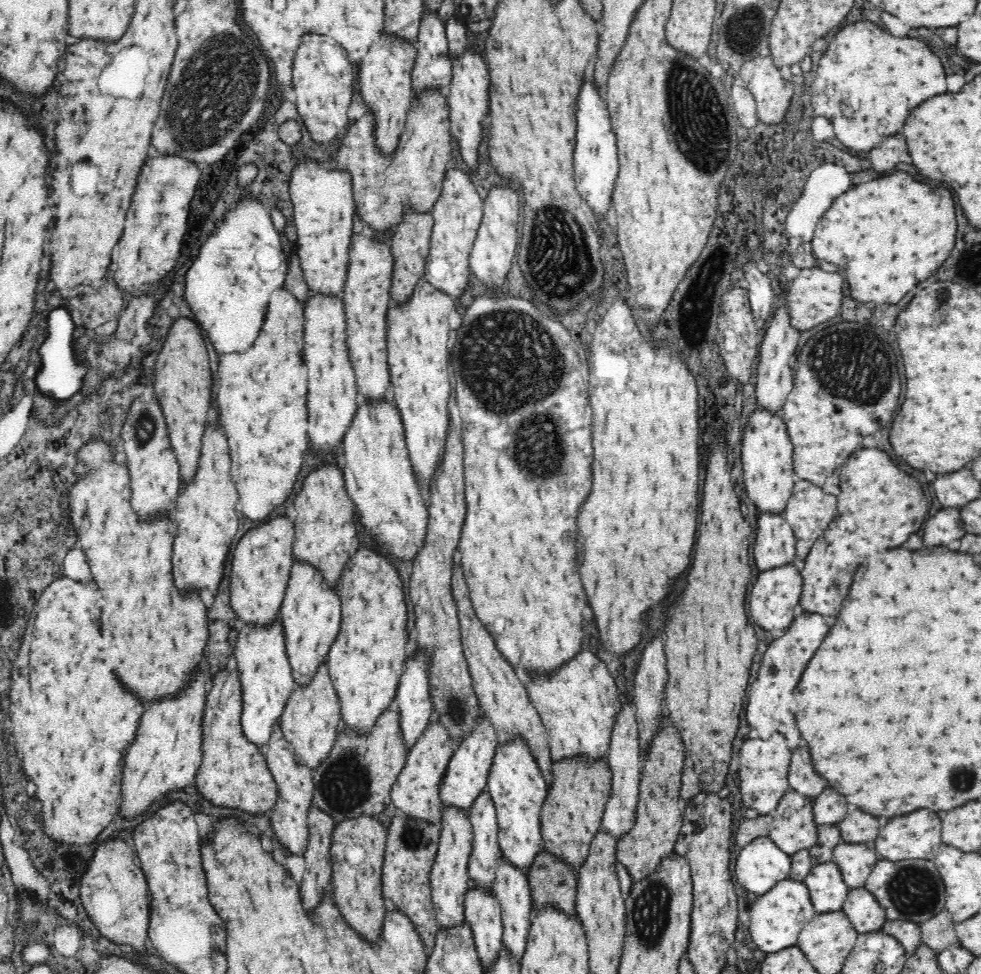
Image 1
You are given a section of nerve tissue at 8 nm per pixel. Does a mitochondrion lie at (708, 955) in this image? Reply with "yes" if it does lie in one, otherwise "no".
no

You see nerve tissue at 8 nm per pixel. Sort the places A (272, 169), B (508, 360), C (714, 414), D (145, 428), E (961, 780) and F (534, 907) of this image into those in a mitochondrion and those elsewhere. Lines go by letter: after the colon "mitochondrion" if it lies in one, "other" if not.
A: other
B: mitochondrion
C: other
D: mitochondrion
E: mitochondrion
F: other

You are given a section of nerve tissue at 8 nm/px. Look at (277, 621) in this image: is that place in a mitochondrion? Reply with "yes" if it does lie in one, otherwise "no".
no

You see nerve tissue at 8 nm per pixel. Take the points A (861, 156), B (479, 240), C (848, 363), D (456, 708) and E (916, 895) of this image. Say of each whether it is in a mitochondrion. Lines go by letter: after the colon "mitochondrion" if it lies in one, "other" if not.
A: other
B: other
C: mitochondrion
D: mitochondrion
E: mitochondrion

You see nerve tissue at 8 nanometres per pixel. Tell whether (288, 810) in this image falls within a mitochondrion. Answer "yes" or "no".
no

